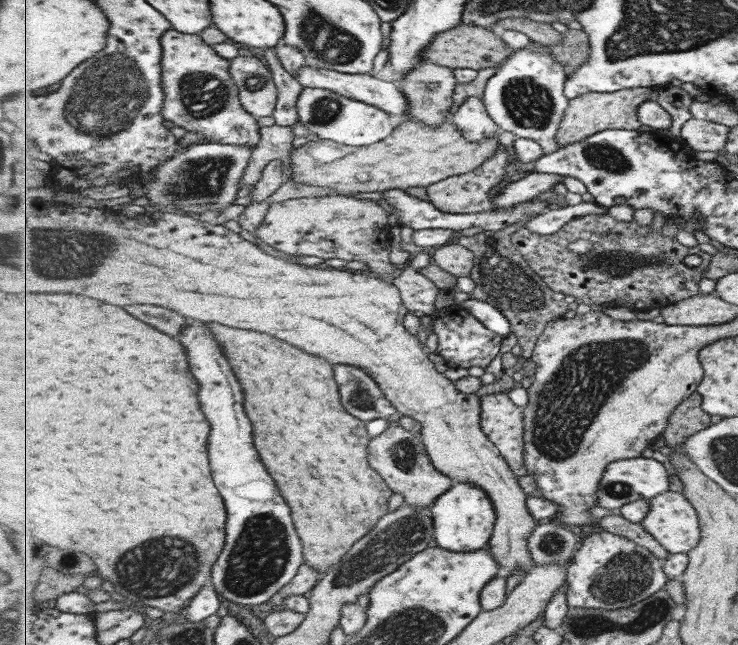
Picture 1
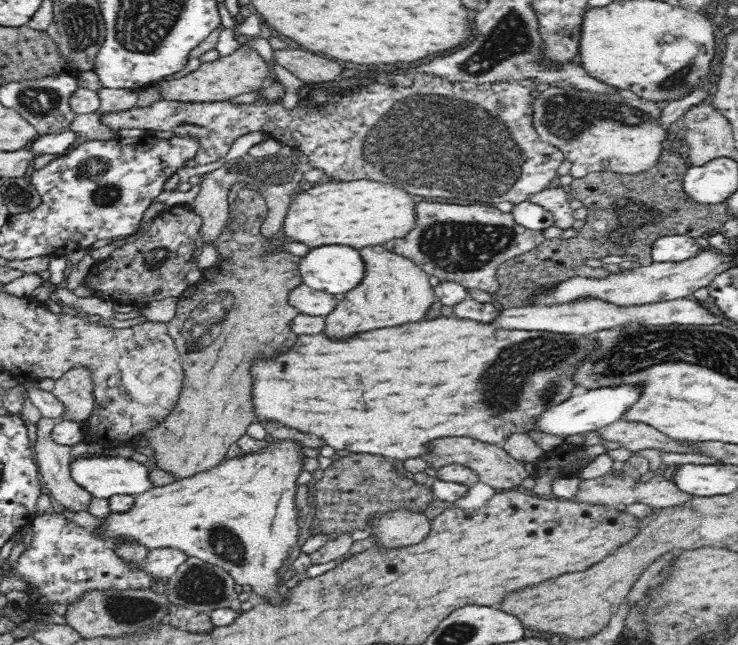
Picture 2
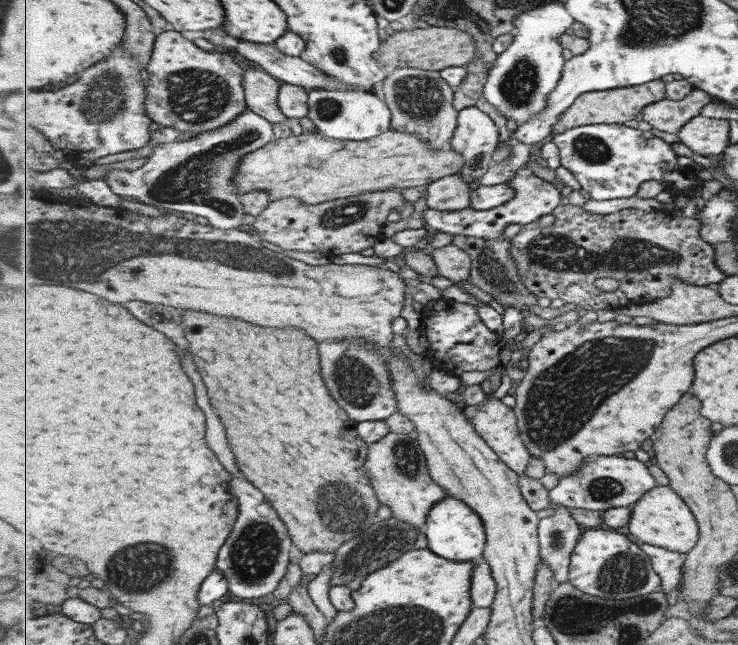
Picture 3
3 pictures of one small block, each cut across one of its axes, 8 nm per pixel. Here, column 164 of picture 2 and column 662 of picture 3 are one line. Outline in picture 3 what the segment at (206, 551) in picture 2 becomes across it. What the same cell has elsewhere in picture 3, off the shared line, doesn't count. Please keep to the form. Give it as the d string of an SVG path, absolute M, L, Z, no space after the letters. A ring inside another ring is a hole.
M670 484L652 488L631 508L633 516L628 525L629 533L637 537L639 542L686 554L698 544L701 536L698 520L690 506Z

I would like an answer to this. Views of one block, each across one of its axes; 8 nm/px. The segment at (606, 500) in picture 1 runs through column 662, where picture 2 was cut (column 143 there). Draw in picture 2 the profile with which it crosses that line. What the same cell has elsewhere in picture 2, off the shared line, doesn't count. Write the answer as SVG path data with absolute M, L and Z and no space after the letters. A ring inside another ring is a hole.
M95 455L81 456L72 460L72 477L78 484L88 489L96 499L110 500L117 495L138 496L154 488L150 478L150 468L146 463L136 462L130 457Z

